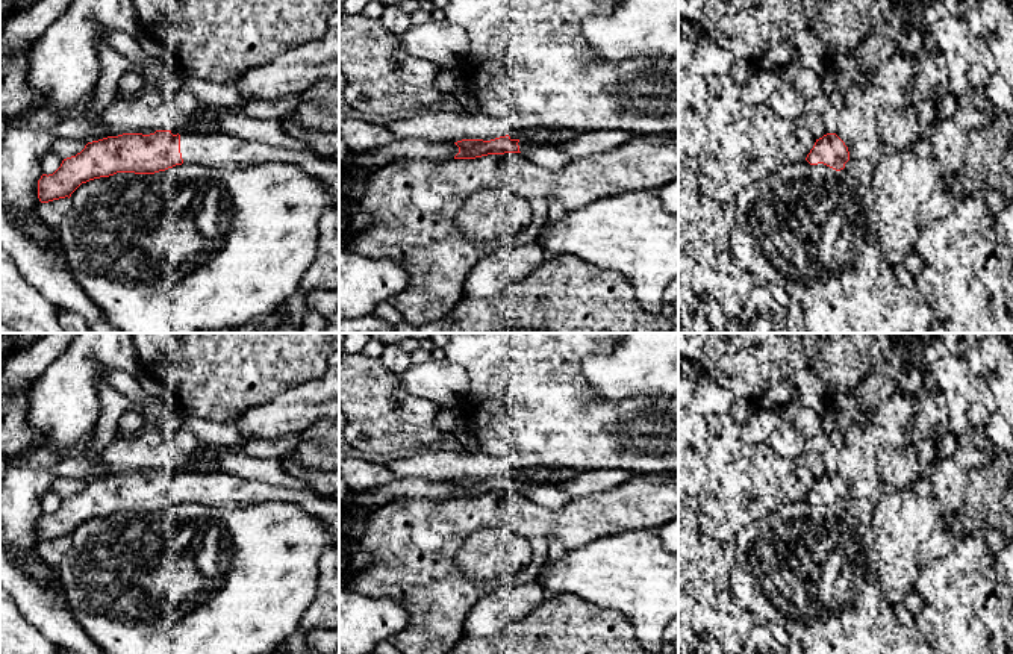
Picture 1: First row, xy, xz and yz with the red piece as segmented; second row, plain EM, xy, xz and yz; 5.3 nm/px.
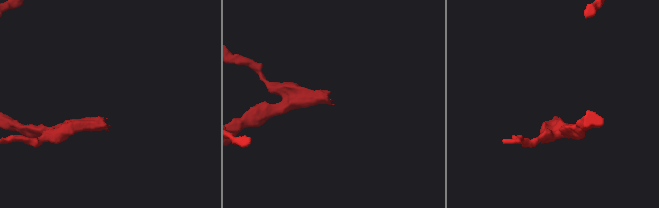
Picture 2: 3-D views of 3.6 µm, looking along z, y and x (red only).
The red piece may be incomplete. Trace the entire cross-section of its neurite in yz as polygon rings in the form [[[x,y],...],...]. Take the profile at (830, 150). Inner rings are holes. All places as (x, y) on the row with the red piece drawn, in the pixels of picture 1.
[[[827,133],[816,139],[806,160],[810,165],[824,164],[836,171],[840,171],[849,160],[849,151],[845,142],[836,133]]]

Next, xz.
[[[556,124],[545,126],[551,136],[542,142],[541,139],[533,138],[522,138],[522,139],[512,139],[509,135],[500,136],[491,141],[483,139],[462,139],[454,142],[459,147],[459,153],[454,159],[475,159],[488,154],[504,154],[504,153],[521,153],[525,154],[525,150],[530,145],[536,144],[550,144],[557,148],[562,148],[566,142],[575,139],[581,135],[581,130],[575,130],[571,127],[560,127]]]

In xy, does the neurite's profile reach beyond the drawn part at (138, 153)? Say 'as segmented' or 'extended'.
extended

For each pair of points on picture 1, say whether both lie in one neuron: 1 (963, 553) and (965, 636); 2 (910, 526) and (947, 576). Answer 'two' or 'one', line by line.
1: one
2: two

